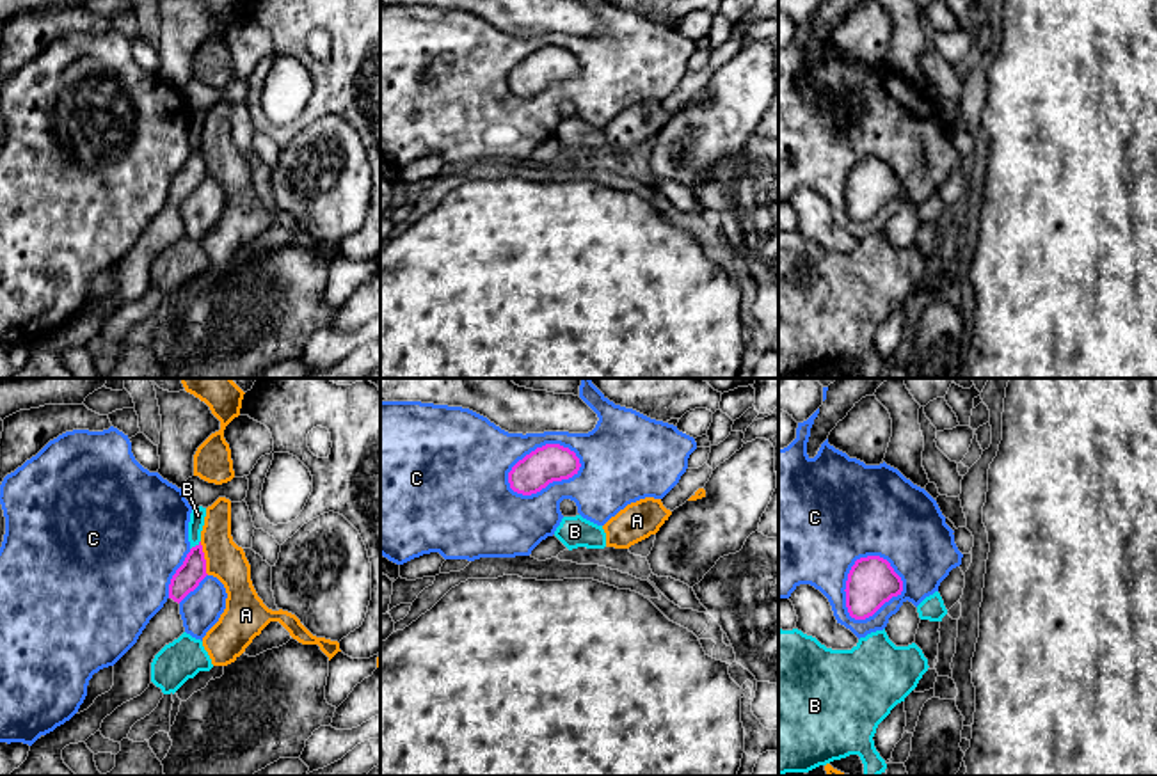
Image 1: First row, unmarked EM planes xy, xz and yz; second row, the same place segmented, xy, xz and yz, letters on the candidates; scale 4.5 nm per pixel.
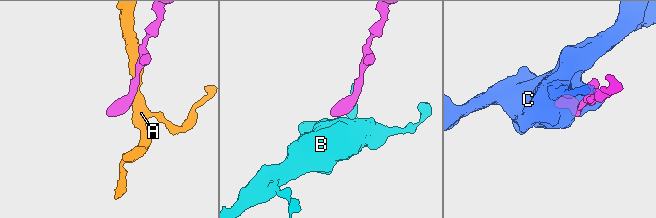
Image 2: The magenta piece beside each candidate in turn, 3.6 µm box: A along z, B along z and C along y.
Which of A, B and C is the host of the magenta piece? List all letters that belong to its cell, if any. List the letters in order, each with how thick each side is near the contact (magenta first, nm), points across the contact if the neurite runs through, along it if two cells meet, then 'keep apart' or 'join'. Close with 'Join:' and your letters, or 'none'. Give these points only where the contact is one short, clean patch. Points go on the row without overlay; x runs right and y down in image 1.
A: 120/180 nm | keep apart
B: 120/70 nm | along xy (199, 142), (191, 151) | keep apart
C: 170/300 nm | keep apart
Join: none

